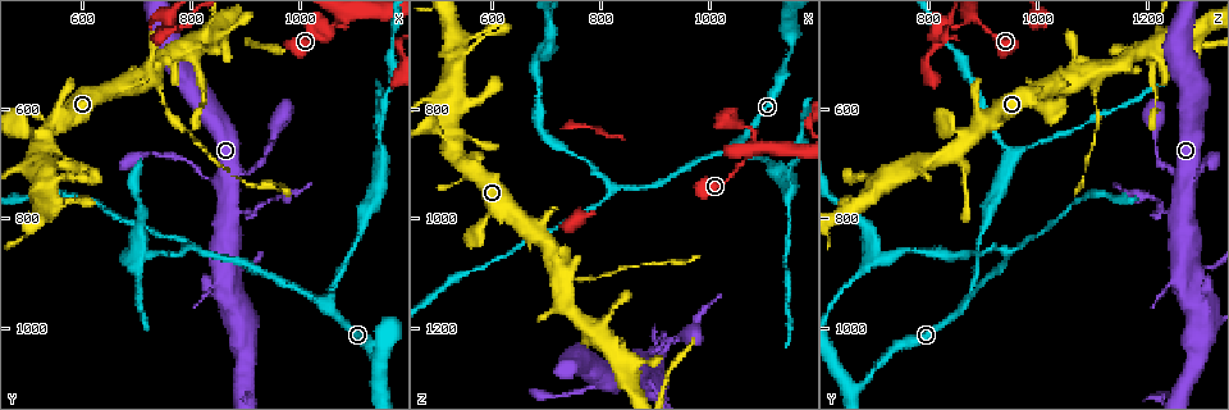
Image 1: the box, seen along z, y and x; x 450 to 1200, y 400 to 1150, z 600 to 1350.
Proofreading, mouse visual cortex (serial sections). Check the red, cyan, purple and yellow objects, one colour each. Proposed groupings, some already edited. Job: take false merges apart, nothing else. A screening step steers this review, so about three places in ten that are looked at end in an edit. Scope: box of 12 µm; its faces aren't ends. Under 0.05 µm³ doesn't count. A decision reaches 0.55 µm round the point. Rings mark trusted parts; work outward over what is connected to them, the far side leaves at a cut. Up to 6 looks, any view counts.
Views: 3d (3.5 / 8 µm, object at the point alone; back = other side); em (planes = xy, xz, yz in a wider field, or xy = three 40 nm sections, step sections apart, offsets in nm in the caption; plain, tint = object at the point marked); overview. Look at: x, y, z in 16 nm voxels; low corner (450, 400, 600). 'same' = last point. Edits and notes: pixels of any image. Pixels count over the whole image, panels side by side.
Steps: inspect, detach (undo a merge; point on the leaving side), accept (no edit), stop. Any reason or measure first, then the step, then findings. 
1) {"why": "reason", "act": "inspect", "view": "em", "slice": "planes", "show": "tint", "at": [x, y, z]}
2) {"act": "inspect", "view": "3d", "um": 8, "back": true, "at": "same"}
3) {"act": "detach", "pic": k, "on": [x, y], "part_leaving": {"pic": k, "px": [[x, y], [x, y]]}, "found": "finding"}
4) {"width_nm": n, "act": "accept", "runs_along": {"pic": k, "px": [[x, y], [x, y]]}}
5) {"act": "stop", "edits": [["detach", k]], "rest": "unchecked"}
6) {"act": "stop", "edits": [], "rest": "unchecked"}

{"why": "three arms meet", "act": "inspect", "view": "3d", "um": 3.5, "at": [1045, 960, 865]}

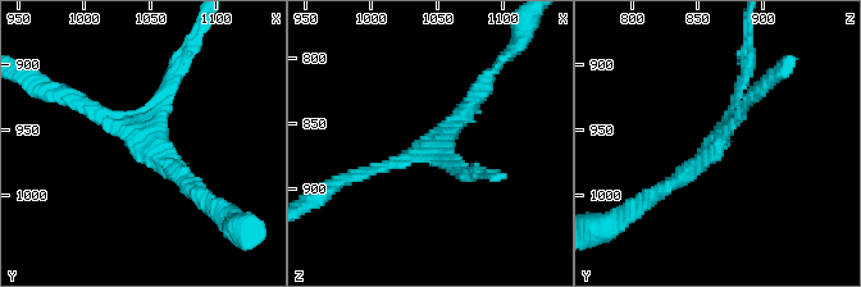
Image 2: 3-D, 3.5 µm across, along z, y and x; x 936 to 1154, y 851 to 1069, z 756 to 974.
{"arms": 3, "arm_widths_nm": [150, 150, 200], "act": "inspect", "view": "em", "slice": "xy", "step": 1, "show": "tint", "at": [1050, 956, 866]}

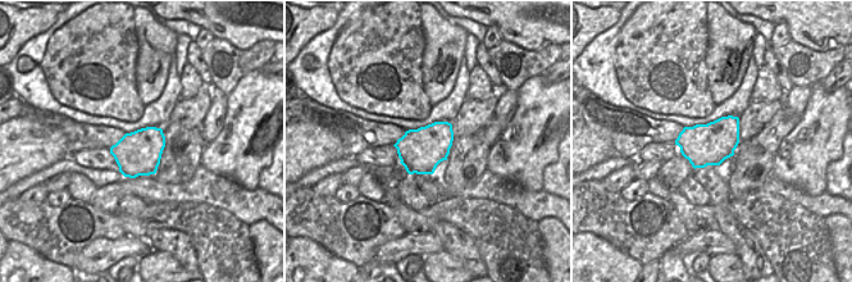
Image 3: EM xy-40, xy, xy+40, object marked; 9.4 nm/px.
{"act": "accept", "runs_along": {"pic": 2, "px": [[191, 186], [144, 135], [77, 99]]}, "found": "all the same cell"}

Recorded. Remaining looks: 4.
{"why": "narrows sharply", "act": "inspect", "view": "3d", "um": 8, "at": [800, 650, 1105]}

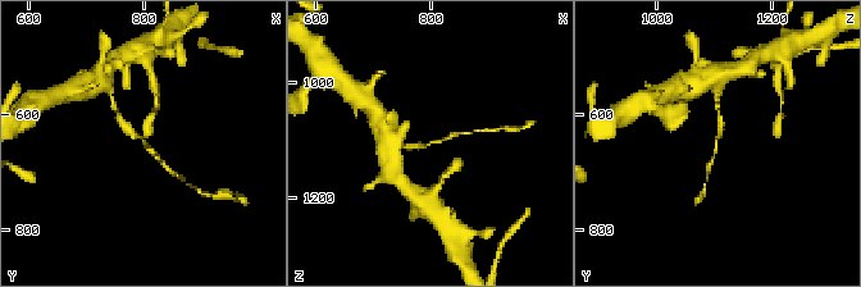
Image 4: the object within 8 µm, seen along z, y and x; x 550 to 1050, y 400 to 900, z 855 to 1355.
{"why": "need the tissue", "act": "inspect", "view": "em", "slice": "xy", "step": 2, "show": "tint", "at": [800, 645, 1110]}

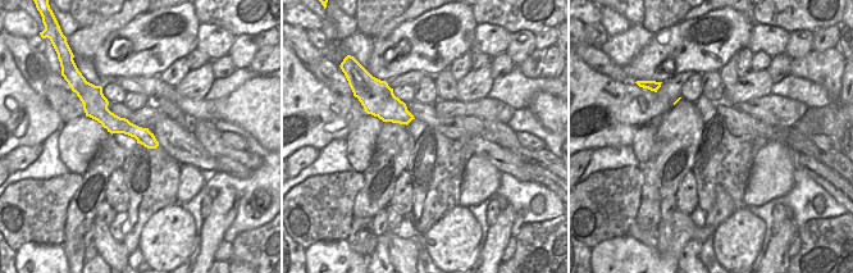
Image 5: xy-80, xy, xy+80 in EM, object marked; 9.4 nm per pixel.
{"arm_widths_nm": [150, 150], "act": "accept", "runs_along": {"pic": 5, "px": [[91, 107], [112, 123], [154, 144]]}, "found": "continuous, no second cell"}

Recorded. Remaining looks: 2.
{"why": "arms part here", "act": "inspect", "view": "3d", "um": 3.5, "back": true, "at": [825, 865, 945]}

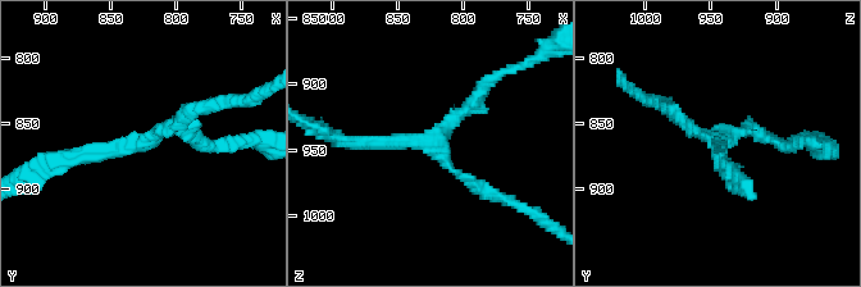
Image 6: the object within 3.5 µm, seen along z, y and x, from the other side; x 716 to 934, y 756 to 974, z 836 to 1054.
{"arms": 3, "act": "accept", "runs_along": {"pic": 6, "px": [[345, 141], [432, 141], [487, 82]]}, "found": "all the same cell"}

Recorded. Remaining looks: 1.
{"act": "stop", "edits": [], "rest": "unchecked"}

